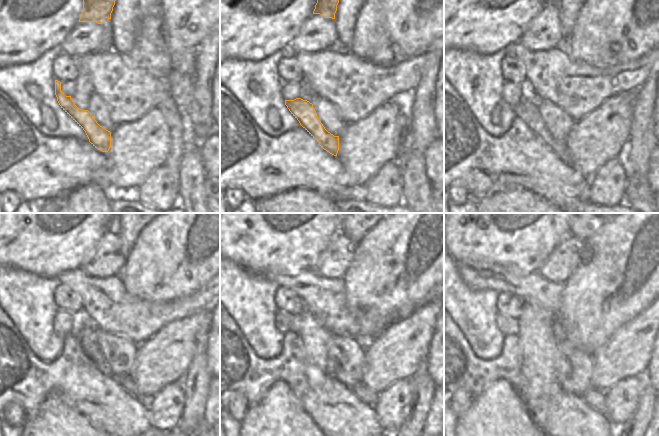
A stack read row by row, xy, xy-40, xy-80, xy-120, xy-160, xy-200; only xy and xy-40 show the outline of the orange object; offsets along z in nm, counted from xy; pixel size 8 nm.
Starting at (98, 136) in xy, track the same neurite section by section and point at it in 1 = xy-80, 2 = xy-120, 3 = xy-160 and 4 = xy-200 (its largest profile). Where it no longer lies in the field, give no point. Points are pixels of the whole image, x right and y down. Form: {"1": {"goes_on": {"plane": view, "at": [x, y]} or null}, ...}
{"1": {"goes_on": {"plane": "xy-80", "at": [526, 110]}}, "2": {"goes_on": {"plane": "xy-120", "at": [127, 382]}}, "3": {"goes_on": {"plane": "xy-160", "at": [365, 394]}}, "4": {"goes_on": {"plane": "xy-200", "at": [595, 398]}}}

